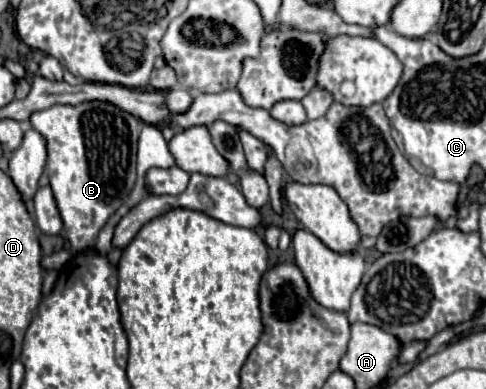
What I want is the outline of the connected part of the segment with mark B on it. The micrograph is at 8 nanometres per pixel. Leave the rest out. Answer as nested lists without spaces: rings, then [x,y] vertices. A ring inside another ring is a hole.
[[[91,101],[79,105],[53,105],[47,111],[35,111],[31,115],[31,125],[47,141],[47,165],[49,187],[53,191],[57,209],[61,213],[65,237],[73,253],[87,251],[93,247],[97,233],[105,227],[109,217],[127,201],[135,185],[135,159],[137,159],[137,139],[139,139],[139,119],[123,113],[111,103]]]

